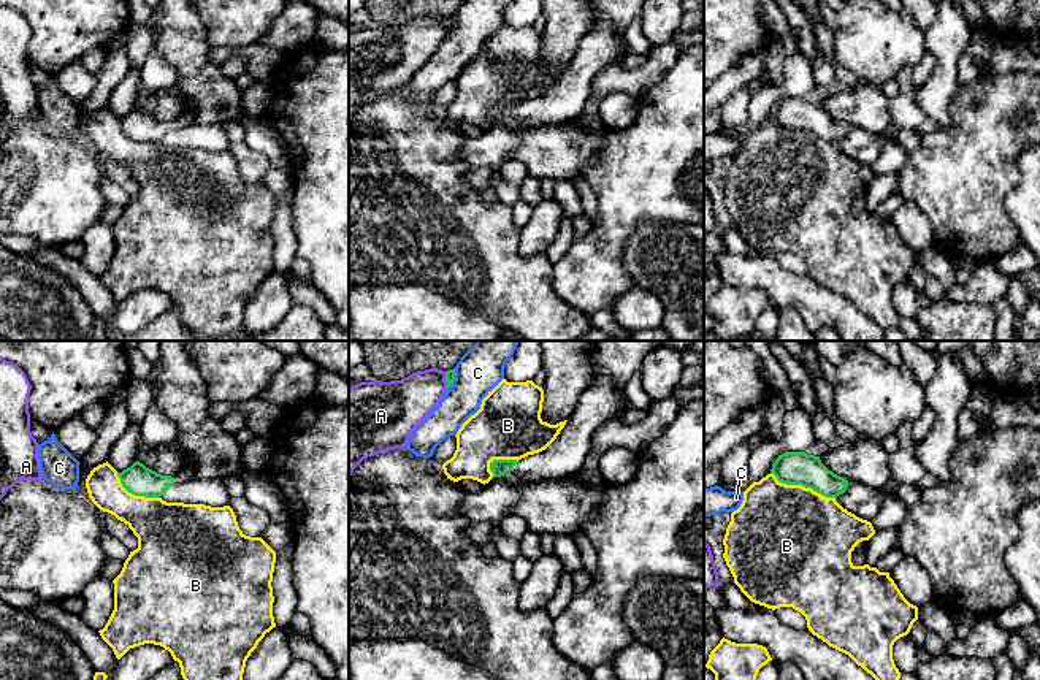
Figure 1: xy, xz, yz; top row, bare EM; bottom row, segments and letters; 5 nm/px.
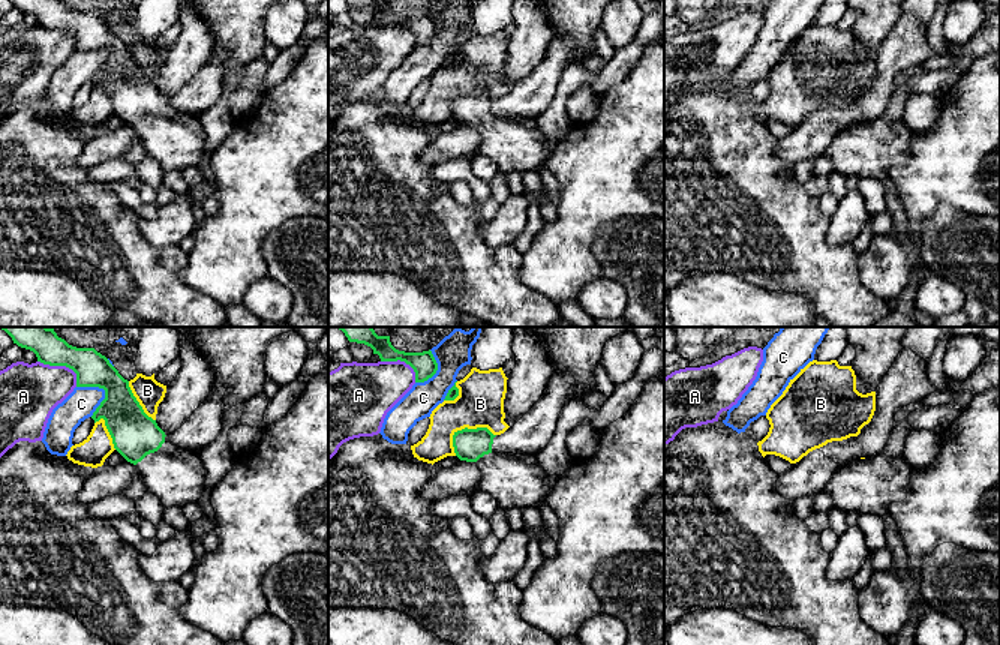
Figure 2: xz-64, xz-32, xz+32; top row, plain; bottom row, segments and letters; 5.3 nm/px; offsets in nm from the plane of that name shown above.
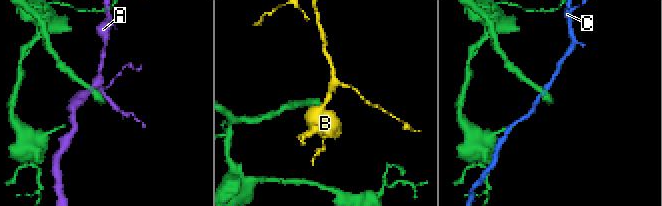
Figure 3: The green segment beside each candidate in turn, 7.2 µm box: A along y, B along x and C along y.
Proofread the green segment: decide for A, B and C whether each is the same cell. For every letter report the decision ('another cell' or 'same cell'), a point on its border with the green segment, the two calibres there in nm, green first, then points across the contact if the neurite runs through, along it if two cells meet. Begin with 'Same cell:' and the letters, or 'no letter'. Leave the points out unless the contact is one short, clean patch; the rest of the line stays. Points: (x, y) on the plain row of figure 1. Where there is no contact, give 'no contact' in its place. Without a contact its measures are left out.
Same cell: no letter
A: another cell; contact xz (446, 24); calibres 50 and 240 nm; border xz (447, 16), (446, 32)
B: another cell; contact yz (802, 130); calibres 180 and 500 nm
C: another cell; contact xz (454, 24); calibres 50 and 200 nm

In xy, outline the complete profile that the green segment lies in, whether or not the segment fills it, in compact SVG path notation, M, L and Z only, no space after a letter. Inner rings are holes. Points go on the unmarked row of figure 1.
M190 101L184 103L184 113L174 122L157 119L140 106L117 117L117 120L128 138L144 143L160 143L171 130L193 122L195 106Z

